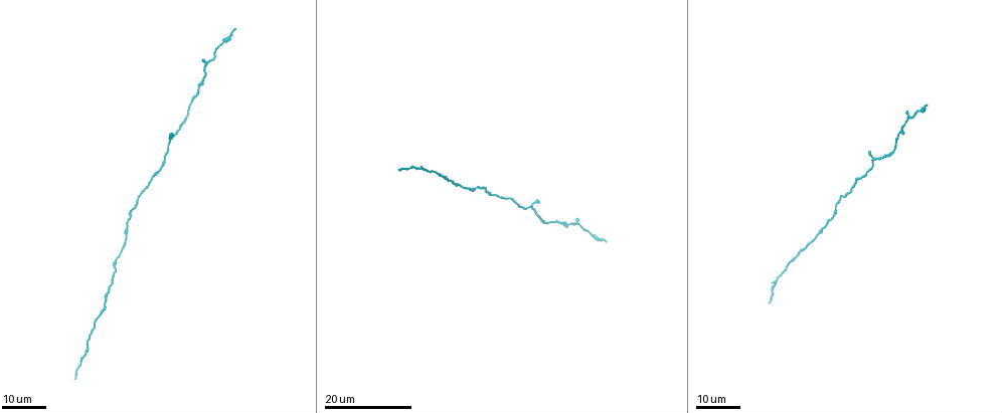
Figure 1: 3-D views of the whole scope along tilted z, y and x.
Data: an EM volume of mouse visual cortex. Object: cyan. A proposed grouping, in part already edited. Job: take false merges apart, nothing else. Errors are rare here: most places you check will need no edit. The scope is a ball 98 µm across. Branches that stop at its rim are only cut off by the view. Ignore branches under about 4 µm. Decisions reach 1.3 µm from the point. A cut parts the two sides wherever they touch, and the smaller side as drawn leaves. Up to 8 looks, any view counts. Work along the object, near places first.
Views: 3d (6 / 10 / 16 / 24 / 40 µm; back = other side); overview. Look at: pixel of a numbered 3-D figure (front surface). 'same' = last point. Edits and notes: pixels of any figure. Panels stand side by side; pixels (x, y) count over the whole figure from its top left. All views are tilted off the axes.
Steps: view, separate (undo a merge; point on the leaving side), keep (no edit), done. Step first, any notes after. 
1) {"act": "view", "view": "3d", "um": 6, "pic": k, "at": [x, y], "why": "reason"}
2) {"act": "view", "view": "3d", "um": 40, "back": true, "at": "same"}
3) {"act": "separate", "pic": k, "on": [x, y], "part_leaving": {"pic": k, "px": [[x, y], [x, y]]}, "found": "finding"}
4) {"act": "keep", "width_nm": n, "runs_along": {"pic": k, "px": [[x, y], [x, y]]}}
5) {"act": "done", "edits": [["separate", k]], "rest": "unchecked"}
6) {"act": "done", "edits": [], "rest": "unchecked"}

{"act": "view", "view": "3d", "um": 16, "pic": 1, "at": [906, 121], "why": "thick turns thin"}

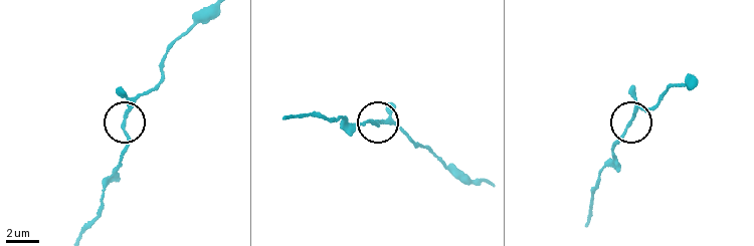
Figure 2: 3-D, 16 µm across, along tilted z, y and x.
{"act": "view", "view": "3d", "um": 10, "pic": 2, "at": [122, 122], "why": "zoom in"}

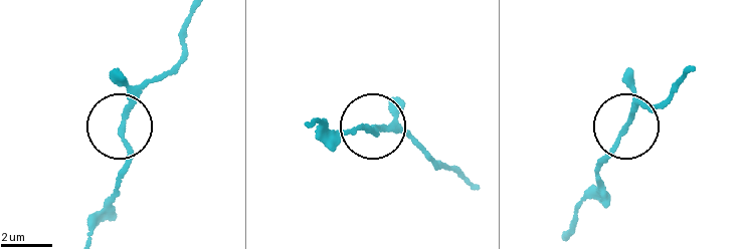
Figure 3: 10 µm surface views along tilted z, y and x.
{"act": "view", "view": "3d", "um": 10, "back": true, "pic": 3, "at": [625, 128], "why": "other side"}

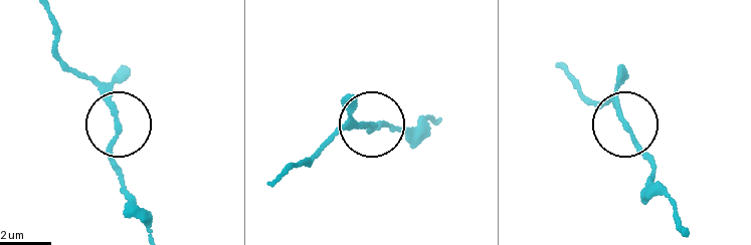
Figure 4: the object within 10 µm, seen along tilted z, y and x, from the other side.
{"act": "keep", "runs_along": {"pic": 4, "px": [[434, 116], [407, 128], [361, 123], [332, 138]]}, "found": "one cell here"}

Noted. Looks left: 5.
{"act": "view", "view": "3d", "um": 16, "pic": 1, "at": [866, 172], "why": "thin neck"}

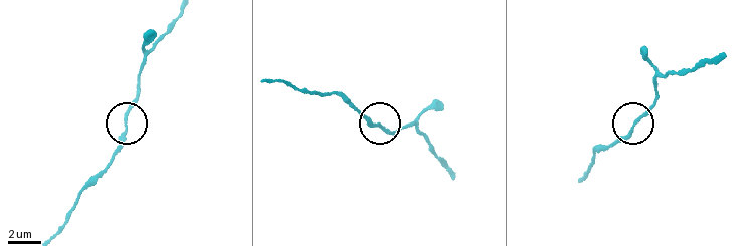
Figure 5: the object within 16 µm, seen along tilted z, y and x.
{"act": "view", "view": "3d", "um": 10, "pic": 5, "at": [378, 125]}

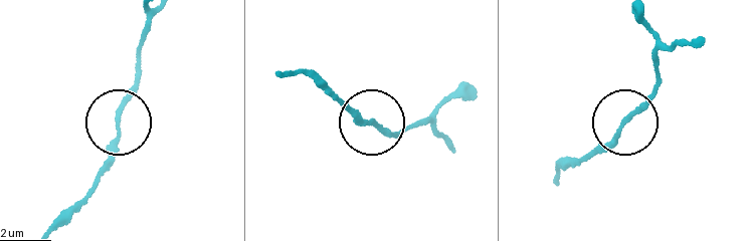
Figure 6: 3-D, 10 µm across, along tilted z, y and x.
{"act": "keep", "runs_along": {"pic": 6, "px": [[556, 173], [609, 144], [656, 86]]}, "found": "one cell here"}

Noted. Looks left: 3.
{"act": "view", "view": "3d", "um": 16, "pic": 1, "at": [532, 209], "why": "two arms in line, one across"}

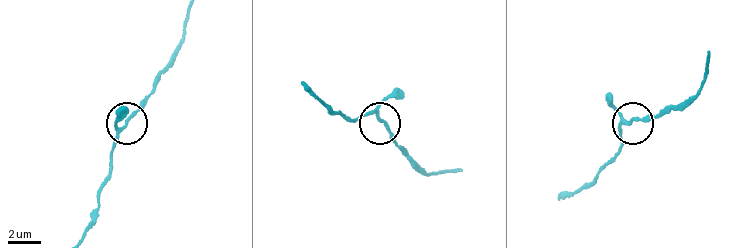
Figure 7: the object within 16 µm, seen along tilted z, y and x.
{"act": "view", "view": "3d", "um": 6, "pic": 7, "at": [628, 124]}

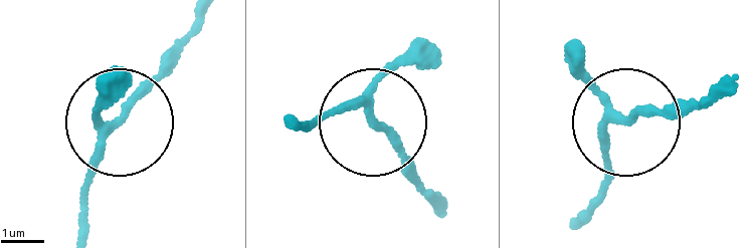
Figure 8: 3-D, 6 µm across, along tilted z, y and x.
{"act": "view", "view": "3d", "um": 6, "back": true, "pic": 8, "at": [123, 116]}

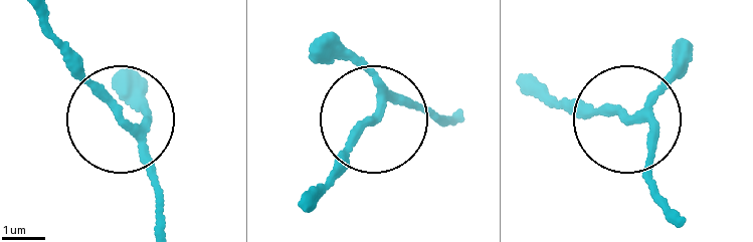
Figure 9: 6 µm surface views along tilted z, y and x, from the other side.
{"act": "keep", "arms": 3, "runs_along": {"pic": 9, "px": [[451, 112], [395, 99], [314, 190]]}, "found": "continuous, no second cell"}

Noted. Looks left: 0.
{"act": "done", "edits": [], "rest": "unchecked"}

